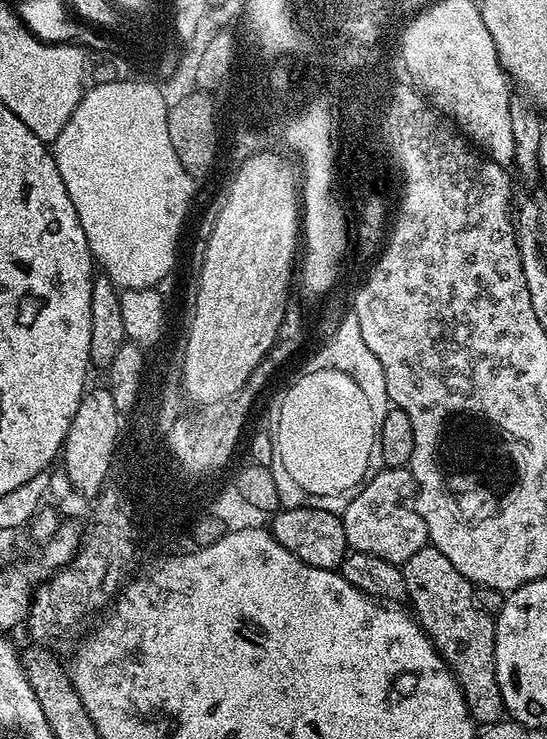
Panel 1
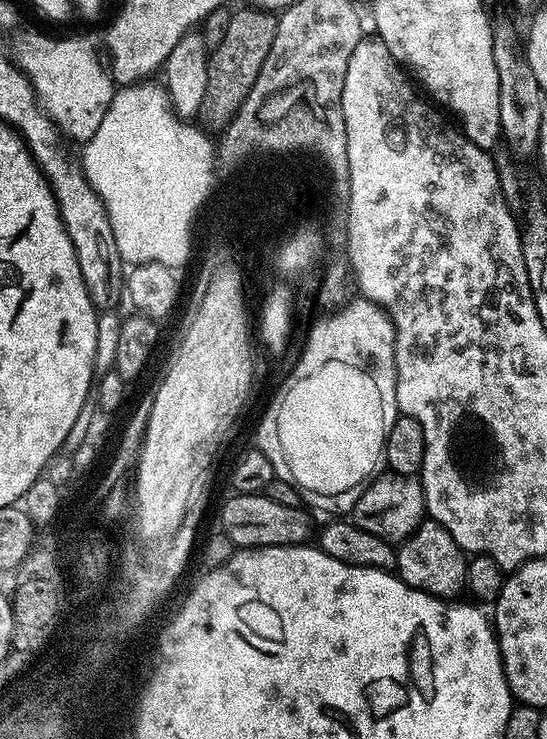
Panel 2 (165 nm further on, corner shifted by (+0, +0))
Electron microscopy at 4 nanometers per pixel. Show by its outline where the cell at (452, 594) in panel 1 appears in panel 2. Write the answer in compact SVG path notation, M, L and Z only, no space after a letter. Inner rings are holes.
M428 518L421 522L405 540L399 541L395 554L395 575L411 588L417 588L441 598L456 598L459 597L456 596L459 592L465 591L464 579L468 569L466 554L437 520Z

